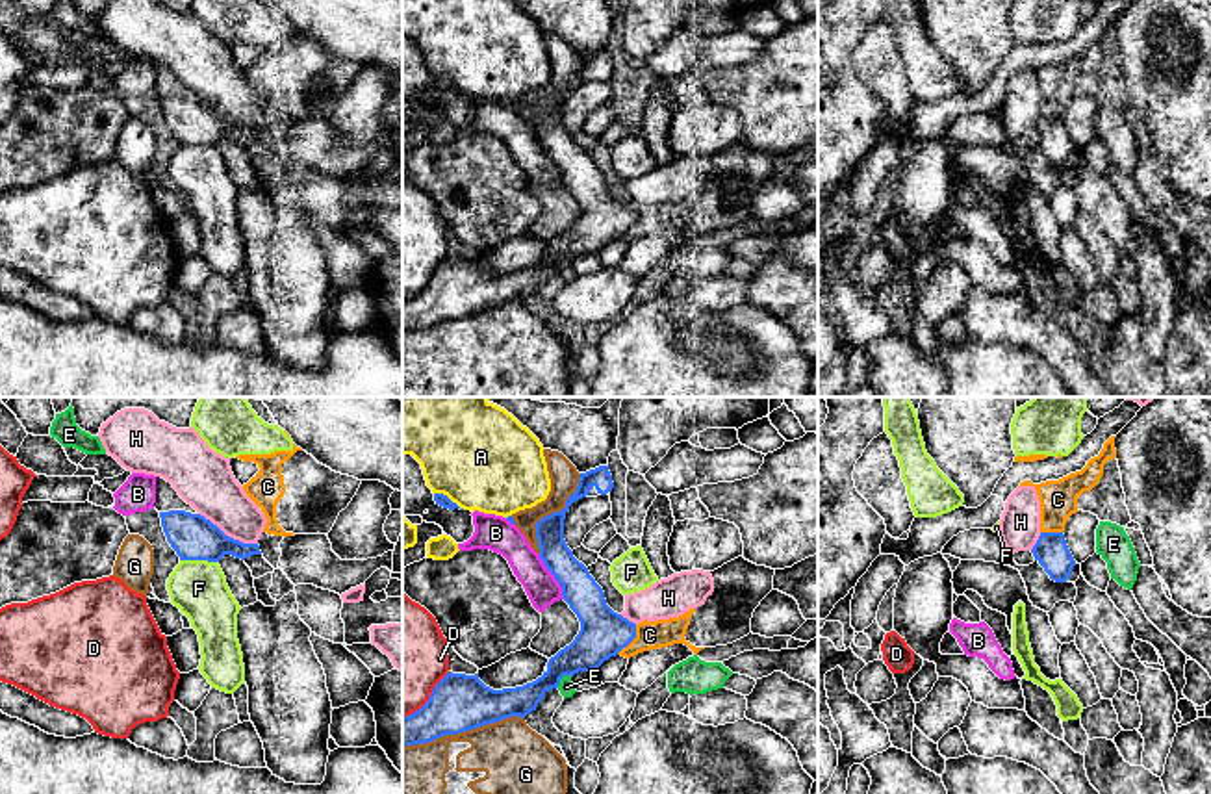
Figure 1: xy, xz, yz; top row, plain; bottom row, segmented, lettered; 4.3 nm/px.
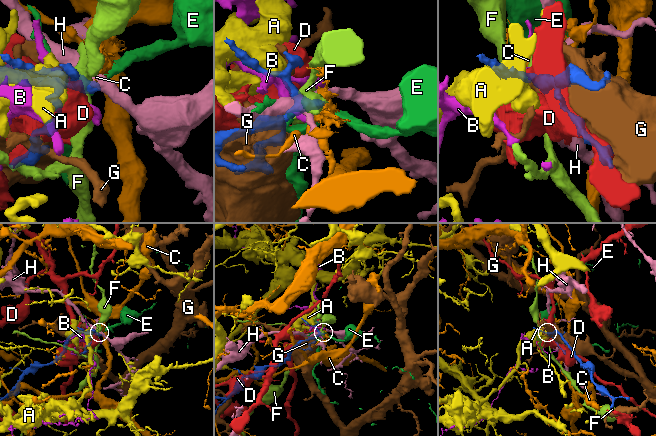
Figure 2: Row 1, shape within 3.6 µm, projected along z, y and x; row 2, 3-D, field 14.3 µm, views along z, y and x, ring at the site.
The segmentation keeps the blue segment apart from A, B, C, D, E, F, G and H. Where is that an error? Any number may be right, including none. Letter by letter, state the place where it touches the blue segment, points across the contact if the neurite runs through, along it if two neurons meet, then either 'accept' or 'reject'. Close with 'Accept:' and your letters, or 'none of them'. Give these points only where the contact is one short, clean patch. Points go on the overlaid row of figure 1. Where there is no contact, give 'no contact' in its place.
A: xz (447, 498) | reject
B: xz (555, 577) | reject
C: xz (631, 640) | along xz (637, 626), (637, 635), (616, 653) | reject
D: xz (429, 698) | reject
E: xz (562, 676) | along xz (572, 676), (564, 676), (557, 687) | reject
F: xy (199, 559) | reject
G: xz (462, 731) | reject
H: xy (229, 537) | along xy (199, 512), (227, 535), (256, 544) | reject
Accept: none of them

